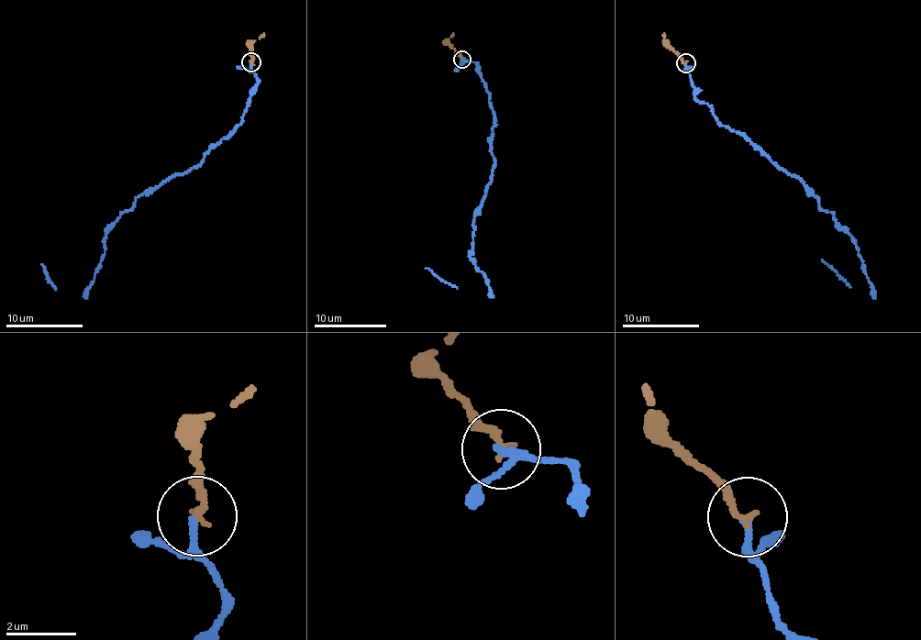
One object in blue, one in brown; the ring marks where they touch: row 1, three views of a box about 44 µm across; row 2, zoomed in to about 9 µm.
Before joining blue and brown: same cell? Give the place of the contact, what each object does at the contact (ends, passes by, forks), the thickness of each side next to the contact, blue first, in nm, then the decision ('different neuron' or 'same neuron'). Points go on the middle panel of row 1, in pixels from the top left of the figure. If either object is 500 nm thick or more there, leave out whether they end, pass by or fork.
at (462, 59); blue passes by; brown ends there; 140 nm thick on the blue side, 200 nm on the other; same neuron

